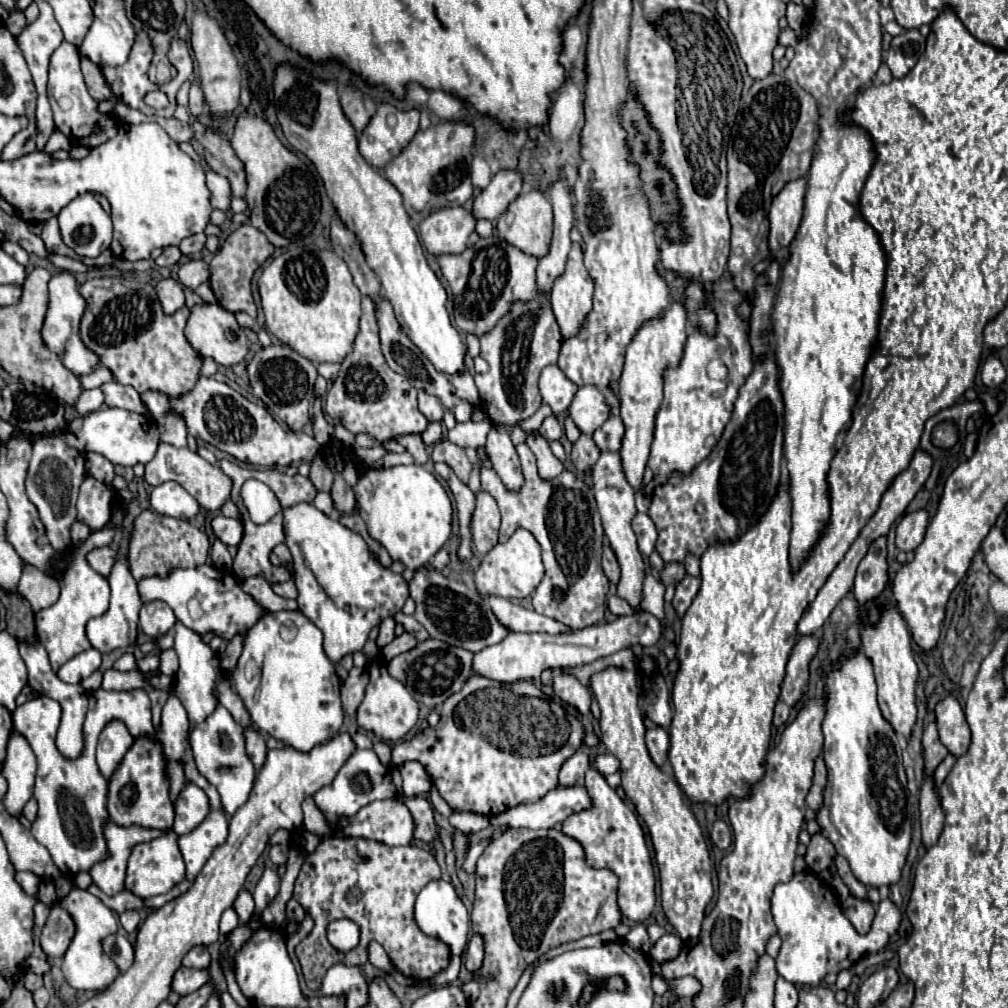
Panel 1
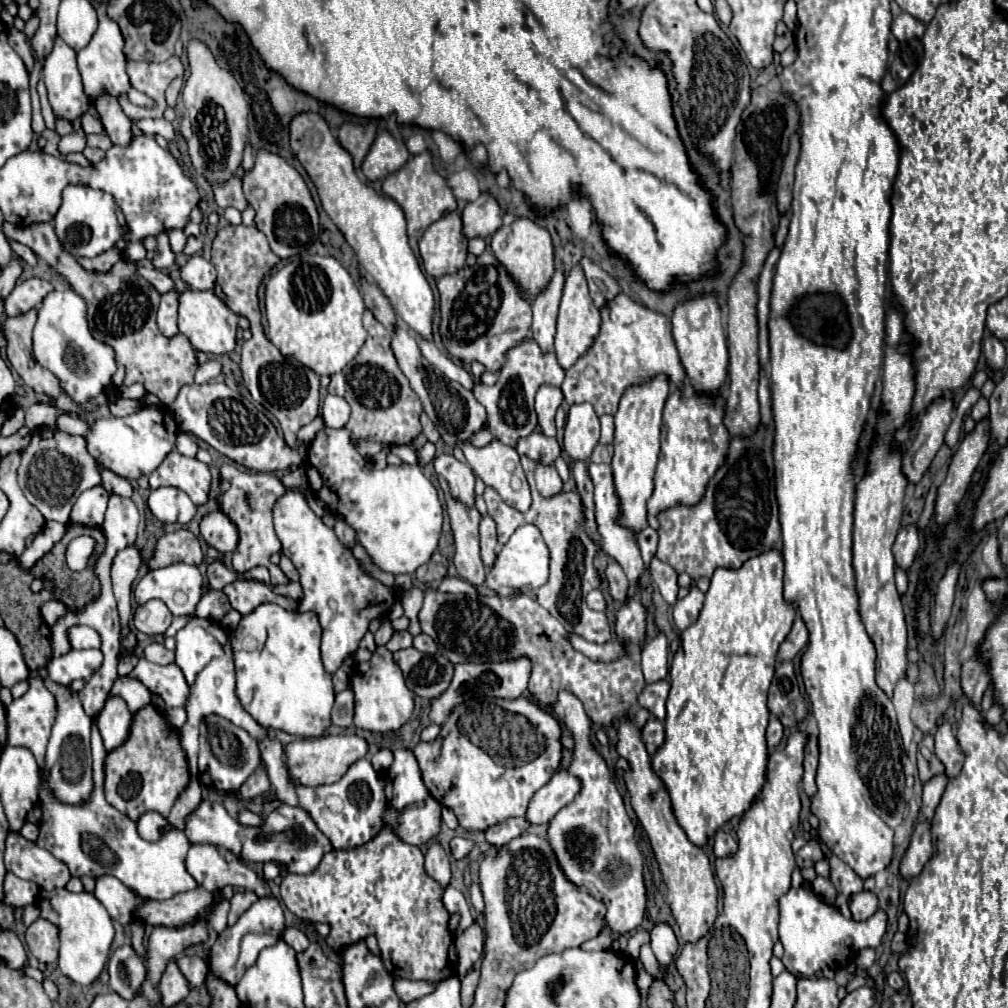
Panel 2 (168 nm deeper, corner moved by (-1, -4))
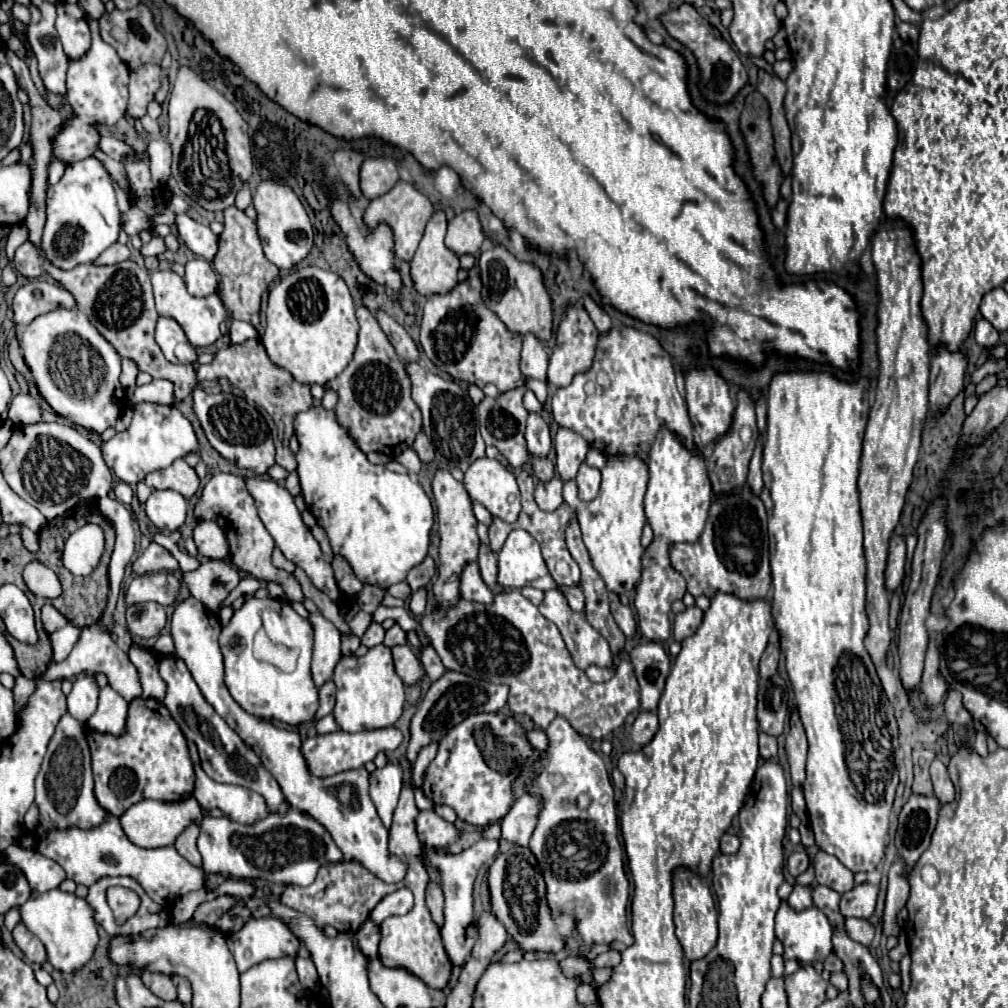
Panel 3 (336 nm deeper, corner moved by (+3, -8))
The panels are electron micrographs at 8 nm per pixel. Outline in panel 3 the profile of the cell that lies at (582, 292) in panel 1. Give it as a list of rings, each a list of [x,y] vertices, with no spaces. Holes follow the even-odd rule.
[[[570,305],[566,319],[558,325],[556,329],[556,347],[554,353],[550,357],[550,365],[548,365],[548,381],[554,387],[566,387],[568,383],[572,383],[574,375],[588,371],[588,367],[592,367],[592,359],[594,359],[594,349],[598,343],[598,331],[592,323],[592,319],[588,317],[586,309],[582,305]]]

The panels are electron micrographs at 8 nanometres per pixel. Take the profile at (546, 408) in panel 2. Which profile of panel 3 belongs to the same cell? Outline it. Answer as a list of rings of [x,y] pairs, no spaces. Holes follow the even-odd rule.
[[[530,413],[528,415],[524,439],[526,439],[526,447],[528,447],[530,455],[534,455],[534,457],[546,457],[550,453],[552,439],[550,439],[548,423],[538,413]]]

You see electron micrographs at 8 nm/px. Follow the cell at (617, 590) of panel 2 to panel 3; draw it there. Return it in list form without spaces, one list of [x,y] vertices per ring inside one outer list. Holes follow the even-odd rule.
[[[610,593],[610,607],[612,607],[612,615],[614,615],[614,621],[620,627],[620,631],[628,639],[632,639],[636,635],[636,621],[634,621],[632,609],[626,607],[626,605],[622,605],[616,593]]]

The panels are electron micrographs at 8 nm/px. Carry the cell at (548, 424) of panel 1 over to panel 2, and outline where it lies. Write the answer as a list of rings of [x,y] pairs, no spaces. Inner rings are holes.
[[[540,429],[532,431],[532,435],[528,435],[524,439],[518,439],[516,451],[520,455],[528,455],[530,459],[540,461],[540,463],[546,463],[546,465],[554,463],[554,459],[562,453],[556,437],[540,435]]]

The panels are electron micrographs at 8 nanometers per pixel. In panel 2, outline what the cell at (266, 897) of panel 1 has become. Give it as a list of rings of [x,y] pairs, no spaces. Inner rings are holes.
[[[272,895],[270,897],[260,897],[236,921],[236,925],[228,927],[224,933],[218,935],[218,939],[212,947],[212,953],[210,953],[210,971],[212,971],[212,975],[234,987],[242,979],[244,971],[250,965],[254,965],[258,953],[282,939],[282,931],[284,931],[284,915],[282,915],[282,907],[280,907],[278,899],[272,897]]]

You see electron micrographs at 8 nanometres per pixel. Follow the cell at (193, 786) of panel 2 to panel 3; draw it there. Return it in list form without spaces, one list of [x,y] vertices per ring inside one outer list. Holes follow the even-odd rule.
[[[192,825],[174,843],[176,851],[180,851],[180,855],[184,855],[184,859],[188,859],[194,867],[202,867],[202,857],[200,857],[198,847],[196,847],[198,833],[200,833],[200,829],[196,825]]]

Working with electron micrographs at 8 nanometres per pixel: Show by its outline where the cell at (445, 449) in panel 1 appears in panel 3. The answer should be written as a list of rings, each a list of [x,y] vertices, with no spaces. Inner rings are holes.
[[[438,469],[432,481],[432,489],[434,489],[434,503],[438,509],[438,533],[440,533],[440,565],[438,565],[438,579],[432,585],[432,593],[438,607],[448,609],[460,601],[462,569],[478,559],[478,549],[480,549],[480,539],[476,533],[478,521],[472,511],[472,499],[468,497],[464,485],[450,475],[450,471]]]

